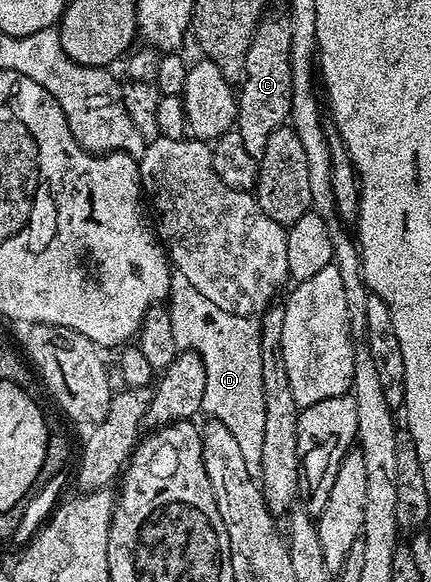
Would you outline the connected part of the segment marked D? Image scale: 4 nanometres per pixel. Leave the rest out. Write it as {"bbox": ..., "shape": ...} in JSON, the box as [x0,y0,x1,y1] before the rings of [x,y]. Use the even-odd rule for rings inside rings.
{"bbox":[168,268,265,475],"shape":[[[174,268],[170,275],[170,291],[168,293],[168,311],[171,314],[172,333],[178,348],[183,351],[194,351],[205,363],[205,395],[203,409],[214,420],[220,421],[229,429],[233,439],[237,439],[237,447],[241,447],[241,455],[245,458],[245,467],[249,467],[252,475],[258,474],[261,463],[261,443],[265,439],[265,395],[261,391],[261,339],[259,326],[252,318],[229,315],[229,311],[221,311],[217,303],[212,303],[201,291],[189,283],[189,279]]]}

